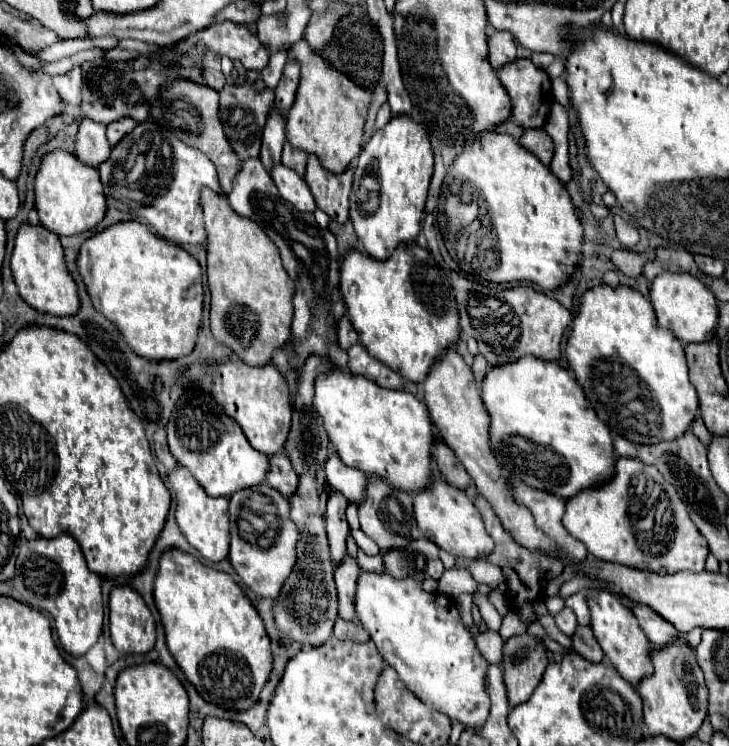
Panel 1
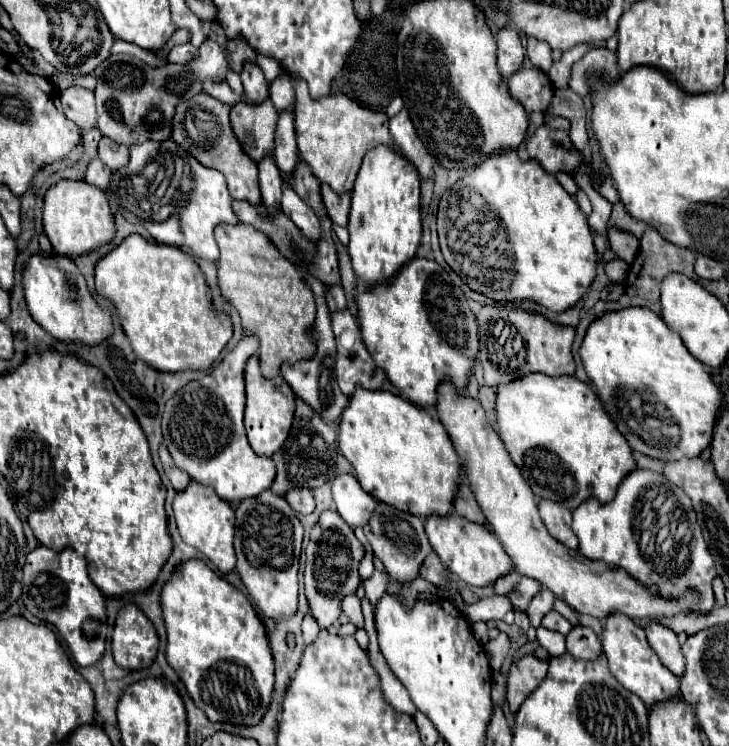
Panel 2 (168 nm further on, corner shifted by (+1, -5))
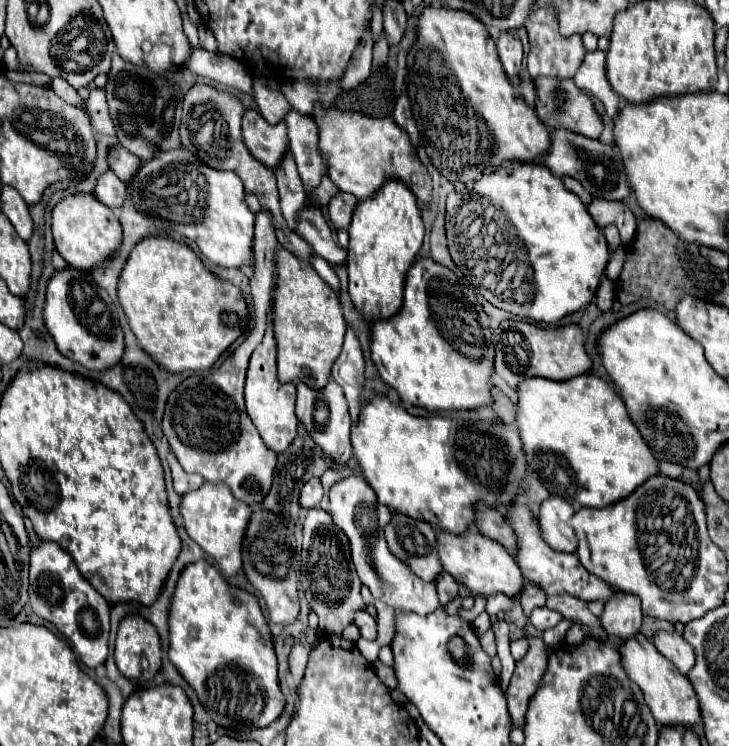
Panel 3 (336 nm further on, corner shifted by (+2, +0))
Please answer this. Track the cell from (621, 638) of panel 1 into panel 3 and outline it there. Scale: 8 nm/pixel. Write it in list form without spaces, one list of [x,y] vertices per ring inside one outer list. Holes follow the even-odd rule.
[[[637,634],[635,638],[629,638],[629,640],[621,640],[621,644],[617,646],[617,652],[619,656],[623,656],[621,664],[627,676],[641,688],[643,698],[647,706],[651,708],[657,724],[665,724],[665,726],[687,724],[691,728],[701,724],[701,714],[699,714],[699,704],[697,704],[699,700],[687,676],[675,670],[675,666],[671,666],[671,662],[667,662],[667,658],[663,658],[643,634]]]

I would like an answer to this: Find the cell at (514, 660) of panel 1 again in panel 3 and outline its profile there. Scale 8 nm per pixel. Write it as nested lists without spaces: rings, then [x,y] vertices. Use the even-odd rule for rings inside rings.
[[[529,638],[529,652],[517,662],[513,678],[509,682],[509,688],[505,692],[509,714],[515,726],[523,726],[525,722],[525,710],[529,698],[535,694],[549,660],[549,648],[541,638]]]

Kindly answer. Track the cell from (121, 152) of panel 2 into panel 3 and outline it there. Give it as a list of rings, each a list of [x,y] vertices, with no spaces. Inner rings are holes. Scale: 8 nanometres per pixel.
[[[115,144],[109,148],[109,154],[107,154],[107,162],[109,162],[109,168],[123,180],[123,182],[129,182],[131,180],[131,174],[135,174],[135,170],[139,168],[139,158],[135,158],[129,150],[123,150],[123,146]]]

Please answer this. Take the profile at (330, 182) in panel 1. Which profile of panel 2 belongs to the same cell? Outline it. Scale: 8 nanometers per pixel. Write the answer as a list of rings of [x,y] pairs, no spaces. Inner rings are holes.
[[[322,185],[322,201],[326,205],[326,211],[332,223],[346,227],[348,213],[350,213],[350,193],[338,195],[328,185]]]

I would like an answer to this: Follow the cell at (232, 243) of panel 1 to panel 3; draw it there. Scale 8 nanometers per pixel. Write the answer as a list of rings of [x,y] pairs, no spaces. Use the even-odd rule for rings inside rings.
[[[285,248],[275,250],[275,290],[273,290],[273,332],[277,342],[277,378],[281,384],[285,382],[307,382],[311,388],[321,390],[331,372],[331,364],[339,356],[341,342],[345,336],[345,318],[335,292],[315,274],[313,266],[297,260]]]

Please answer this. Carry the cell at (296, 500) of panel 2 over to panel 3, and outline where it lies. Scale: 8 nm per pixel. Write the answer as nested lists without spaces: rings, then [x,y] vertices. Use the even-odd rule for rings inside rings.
[[[309,480],[305,486],[303,486],[303,490],[301,490],[301,498],[299,498],[299,504],[301,504],[301,508],[315,508],[317,506],[317,502],[321,502],[321,498],[323,498],[323,488],[321,488],[321,482],[319,480]]]

